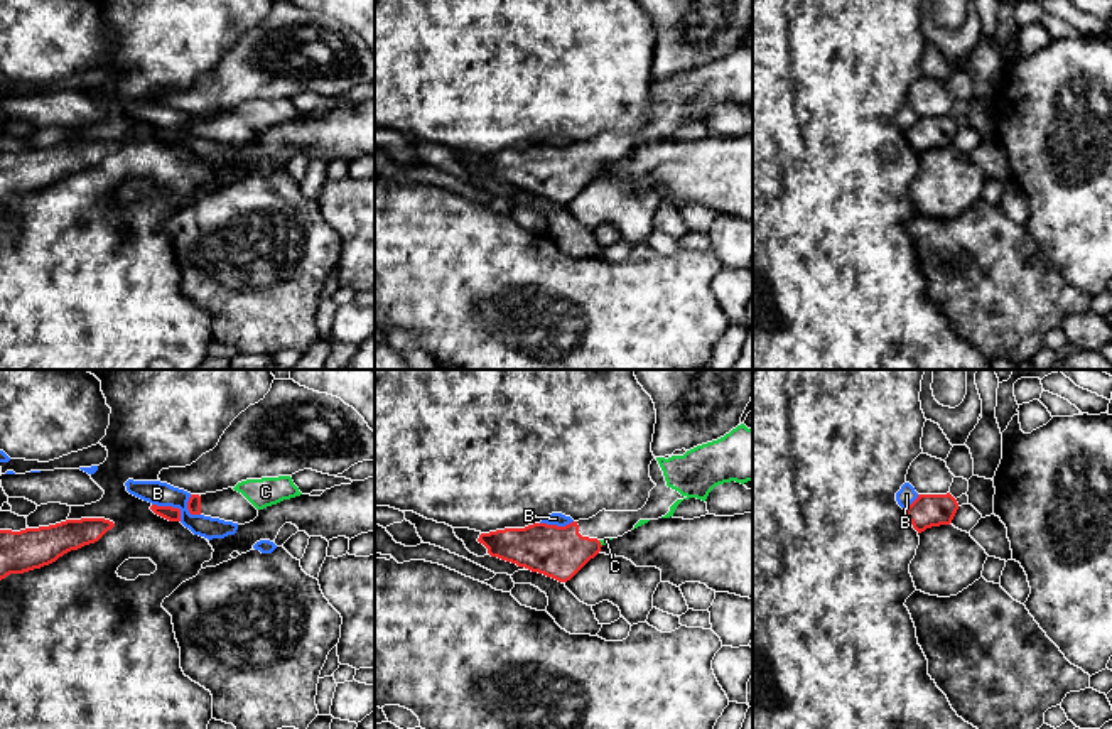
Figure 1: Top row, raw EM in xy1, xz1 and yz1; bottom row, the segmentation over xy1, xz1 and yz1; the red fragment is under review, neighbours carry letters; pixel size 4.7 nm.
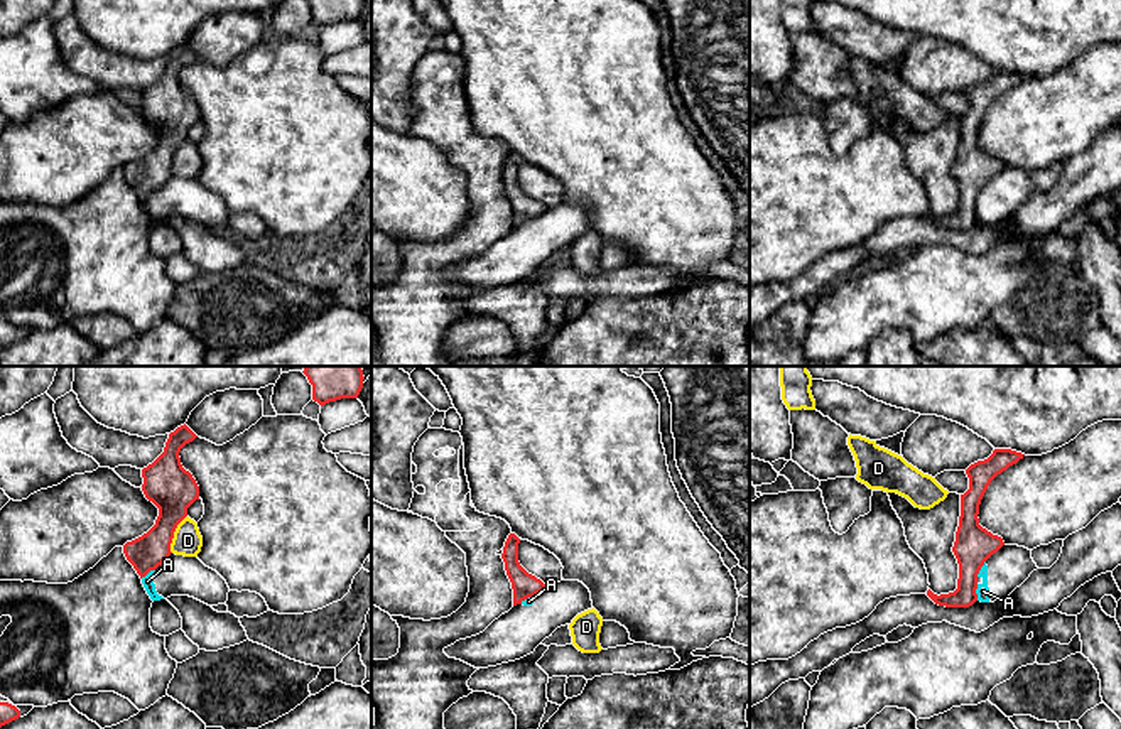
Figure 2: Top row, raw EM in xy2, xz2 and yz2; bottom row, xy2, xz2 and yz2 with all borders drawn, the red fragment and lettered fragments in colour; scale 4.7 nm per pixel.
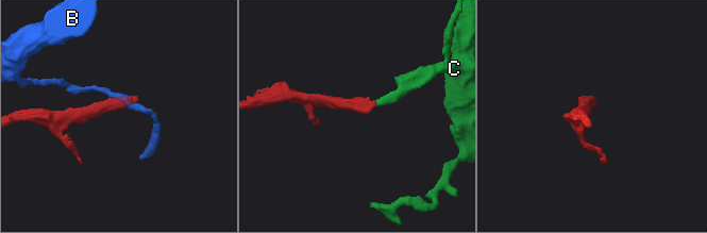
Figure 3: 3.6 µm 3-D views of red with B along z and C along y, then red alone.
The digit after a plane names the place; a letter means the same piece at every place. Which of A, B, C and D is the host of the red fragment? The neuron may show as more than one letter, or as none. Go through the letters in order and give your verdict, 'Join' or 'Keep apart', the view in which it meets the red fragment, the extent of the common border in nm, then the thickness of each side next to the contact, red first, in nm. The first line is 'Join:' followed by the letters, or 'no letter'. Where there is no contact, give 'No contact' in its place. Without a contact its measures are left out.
Join: C
A: Keep apart. Touches red in yz2. Shared border 80 nm. Thickness 180 nm (red) against 60 nm
B: Keep apart. Touches red in xy1. Shared border 170 nm. Thickness 70 nm (red) against 110 nm
C: Join. Touches red in xz1. Shared border 40 nm. Thickness 260 nm (red) against 30 nm
D: Keep apart. Touches red in xy2. Shared border 200 nm. Thickness 220 nm (red) against 140 nm

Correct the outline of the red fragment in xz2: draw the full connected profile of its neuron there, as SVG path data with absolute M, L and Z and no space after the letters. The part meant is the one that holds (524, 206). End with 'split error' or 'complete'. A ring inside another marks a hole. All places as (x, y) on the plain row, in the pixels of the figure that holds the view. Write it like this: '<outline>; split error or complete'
M510 155L501 176L505 192L513 211L513 228L522 226L525 221L533 219L535 216L542 214L547 209L540 201L528 196L520 187L518 165L520 160L515 155Z; complete

